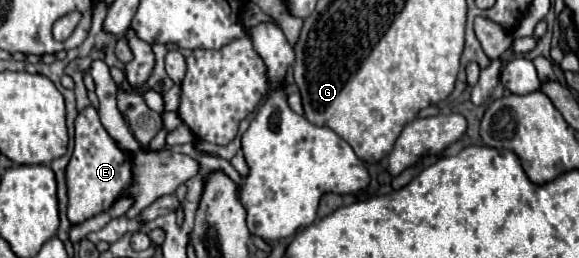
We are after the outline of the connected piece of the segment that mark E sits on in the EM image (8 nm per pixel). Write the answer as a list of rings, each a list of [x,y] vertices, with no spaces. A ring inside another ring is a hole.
[[[87,107],[79,113],[75,121],[75,151],[67,165],[67,195],[69,207],[67,217],[69,221],[83,223],[93,215],[107,211],[121,191],[125,191],[131,183],[131,155],[123,153],[115,141],[109,137],[105,127],[99,121],[95,107]]]

